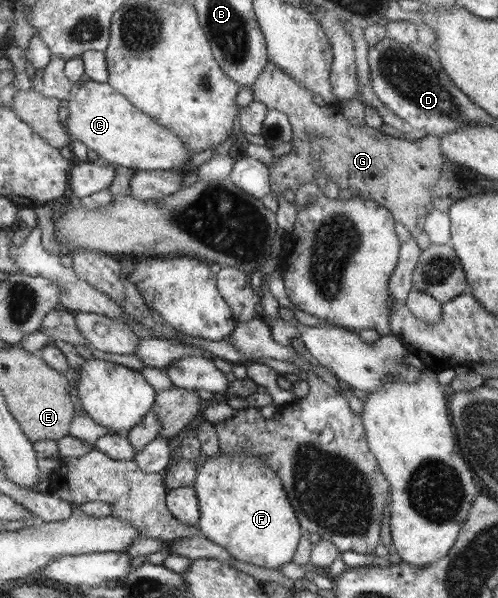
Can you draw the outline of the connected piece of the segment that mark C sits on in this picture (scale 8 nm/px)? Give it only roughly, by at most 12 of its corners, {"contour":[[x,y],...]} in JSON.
{"contour":[[107,82],[74,83],[66,129],[108,163],[181,170],[182,137]]}

